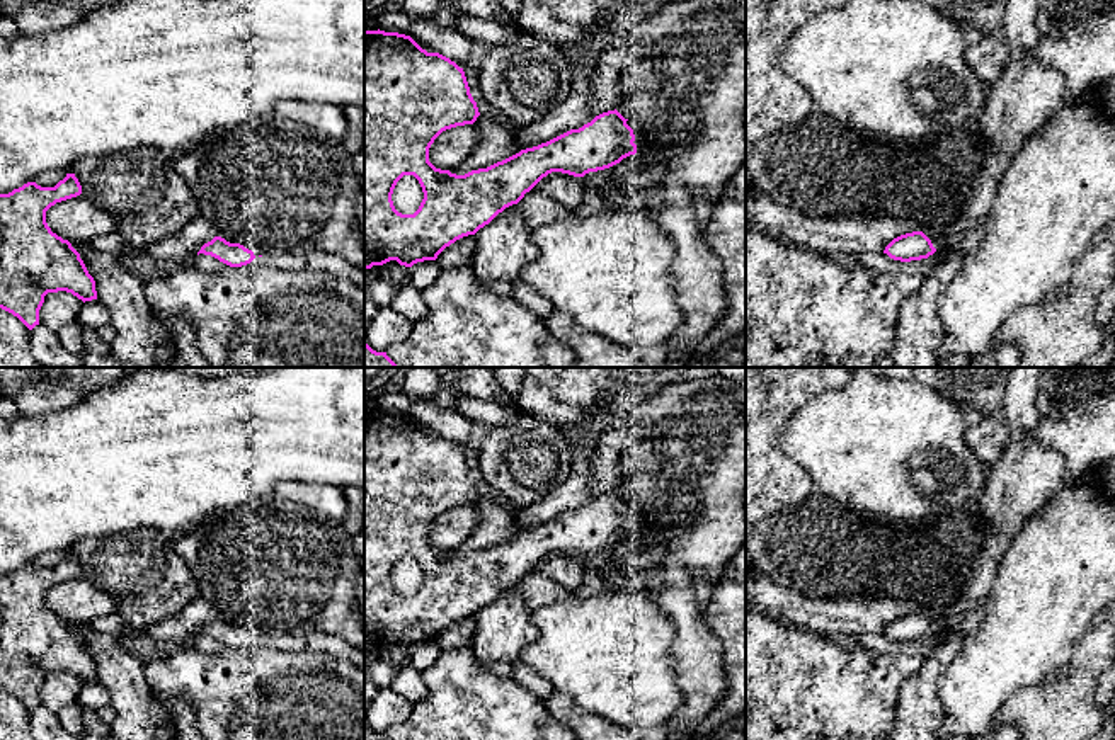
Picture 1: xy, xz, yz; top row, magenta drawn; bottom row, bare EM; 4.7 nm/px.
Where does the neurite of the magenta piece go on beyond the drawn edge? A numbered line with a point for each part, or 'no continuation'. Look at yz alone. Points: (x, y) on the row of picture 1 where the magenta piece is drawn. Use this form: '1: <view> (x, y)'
no continuation

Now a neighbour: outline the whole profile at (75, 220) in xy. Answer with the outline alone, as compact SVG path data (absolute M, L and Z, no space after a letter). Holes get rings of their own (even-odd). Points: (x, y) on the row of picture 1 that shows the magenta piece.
M82 194L51 206L46 211L46 223L53 233L68 242L90 242L117 228L114 216Z

